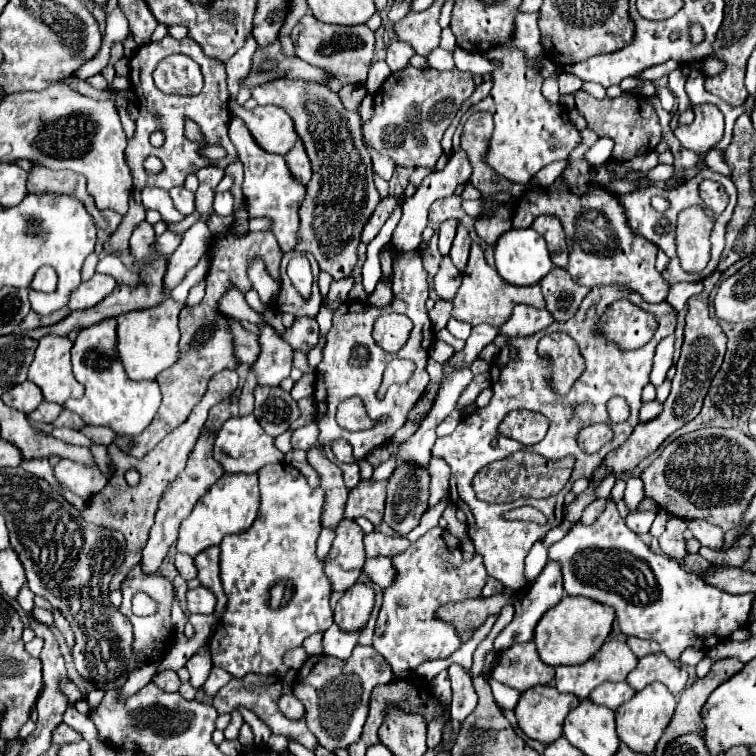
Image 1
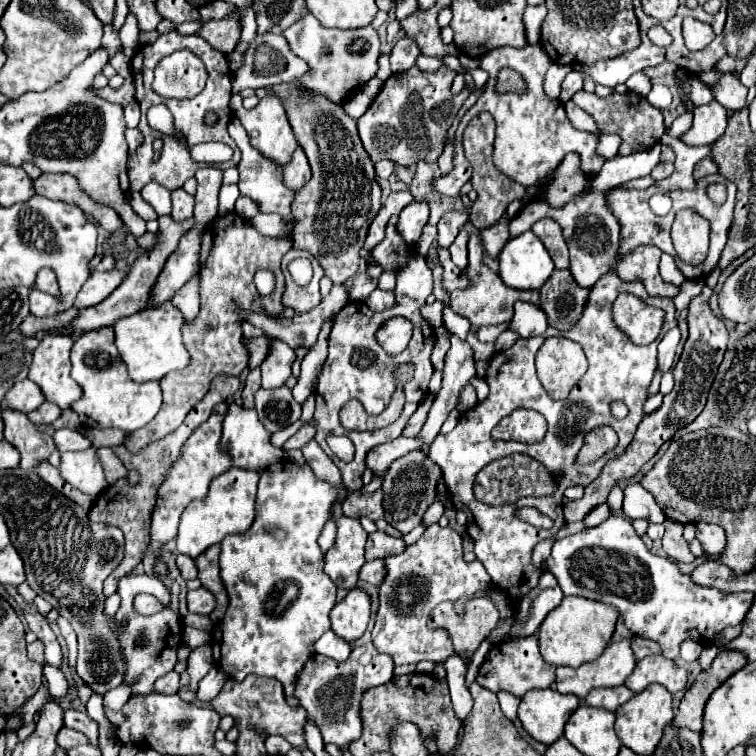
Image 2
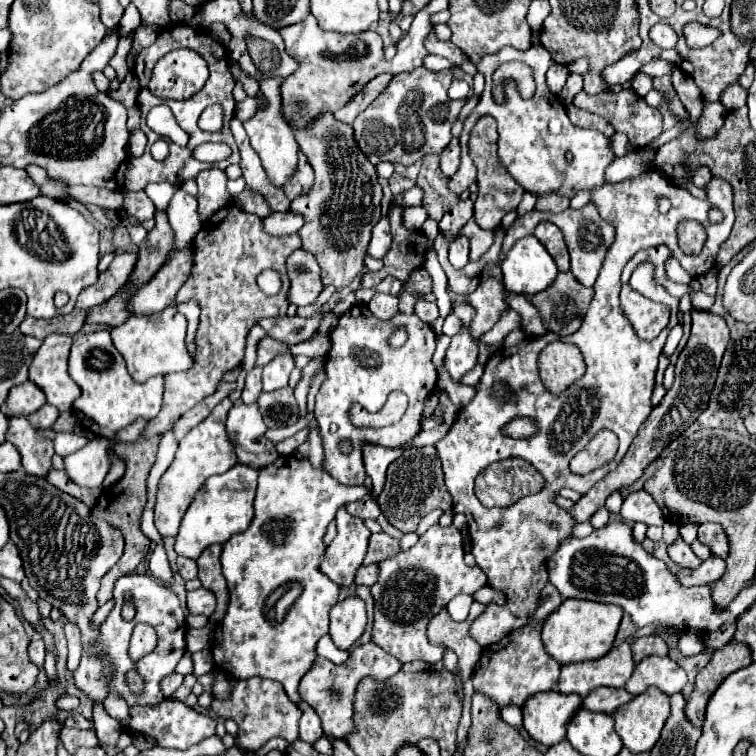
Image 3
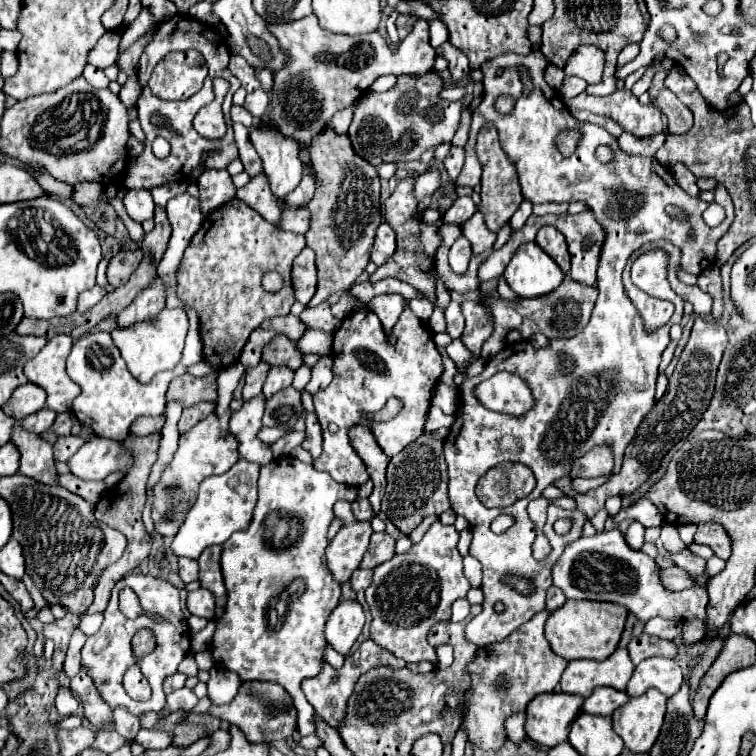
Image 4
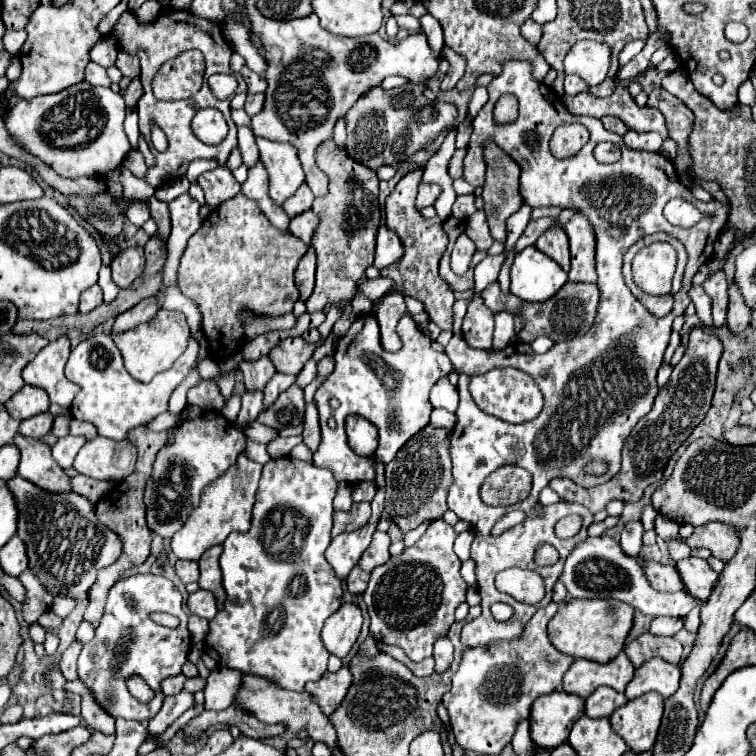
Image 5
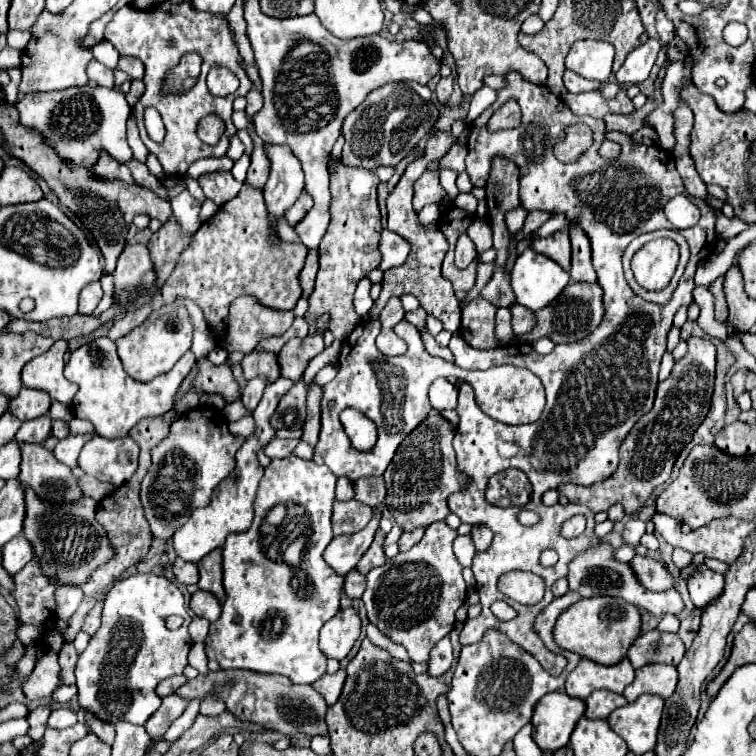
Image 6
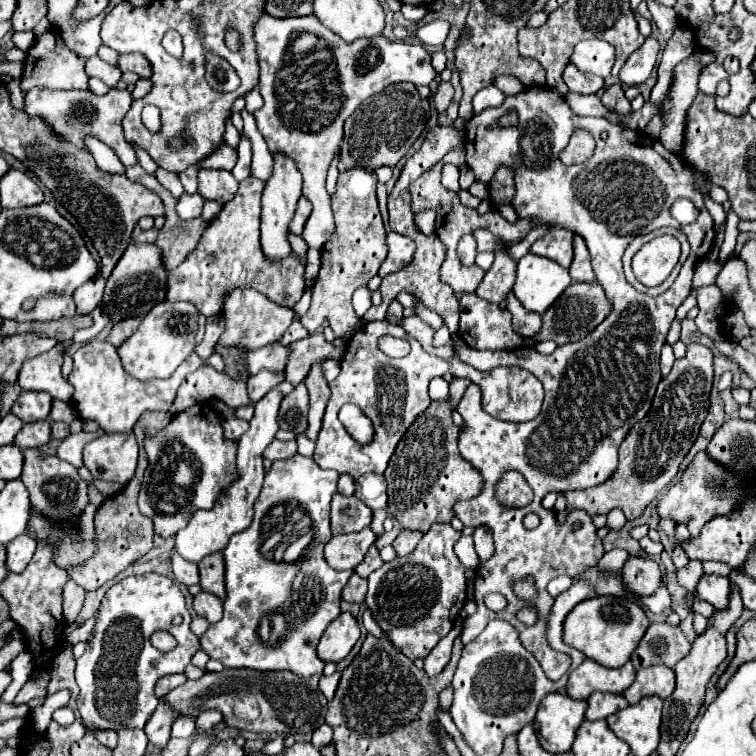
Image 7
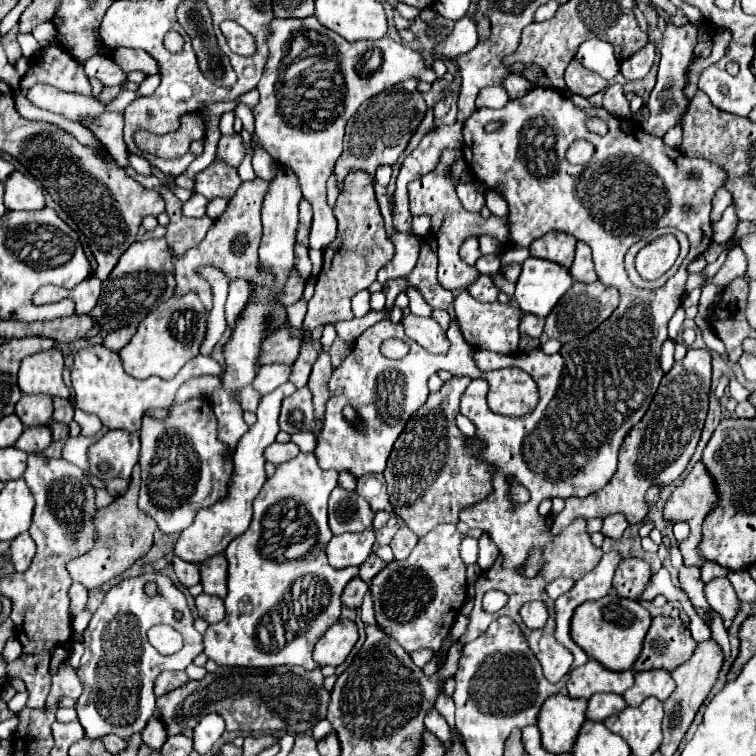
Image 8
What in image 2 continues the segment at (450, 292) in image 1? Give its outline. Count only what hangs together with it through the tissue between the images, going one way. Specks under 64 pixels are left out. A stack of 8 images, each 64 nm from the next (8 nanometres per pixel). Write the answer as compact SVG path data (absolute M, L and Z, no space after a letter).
M438 248L438 258L440 258L440 264L442 264L442 286L444 286L444 290L450 294L456 288L460 288L460 290L466 288L468 278L464 274L464 270L460 270L452 264L450 252L446 248Z

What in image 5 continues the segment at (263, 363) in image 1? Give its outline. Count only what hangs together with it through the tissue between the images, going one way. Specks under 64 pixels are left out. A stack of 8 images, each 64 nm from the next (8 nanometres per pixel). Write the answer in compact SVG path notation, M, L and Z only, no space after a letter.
M276 372L276 376L272 376L272 380L264 386L264 404L270 406L278 398L278 394L284 392L292 382L296 382L296 376Z

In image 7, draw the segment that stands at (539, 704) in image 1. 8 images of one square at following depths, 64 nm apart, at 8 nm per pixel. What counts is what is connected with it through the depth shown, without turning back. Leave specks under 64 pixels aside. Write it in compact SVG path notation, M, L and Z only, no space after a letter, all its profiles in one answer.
M548 694L538 708L534 728L540 746L552 754L566 752L572 748L574 734L584 720L586 700L572 700L566 694Z

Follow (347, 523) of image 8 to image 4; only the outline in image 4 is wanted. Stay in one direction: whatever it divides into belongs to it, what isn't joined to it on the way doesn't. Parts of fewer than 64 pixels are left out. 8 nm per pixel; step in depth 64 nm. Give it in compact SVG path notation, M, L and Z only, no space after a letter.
M366 498L352 502L352 512L354 512L356 520L372 520L374 518L374 510Z

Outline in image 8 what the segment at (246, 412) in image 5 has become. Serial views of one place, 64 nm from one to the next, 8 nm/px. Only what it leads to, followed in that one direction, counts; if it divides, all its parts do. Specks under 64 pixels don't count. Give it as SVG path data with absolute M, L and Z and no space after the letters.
M270 364L270 366L262 366L256 374L256 380L252 382L254 390L258 394L268 394L274 388L278 388L280 384L288 382L290 376L290 366L282 366L282 364Z

